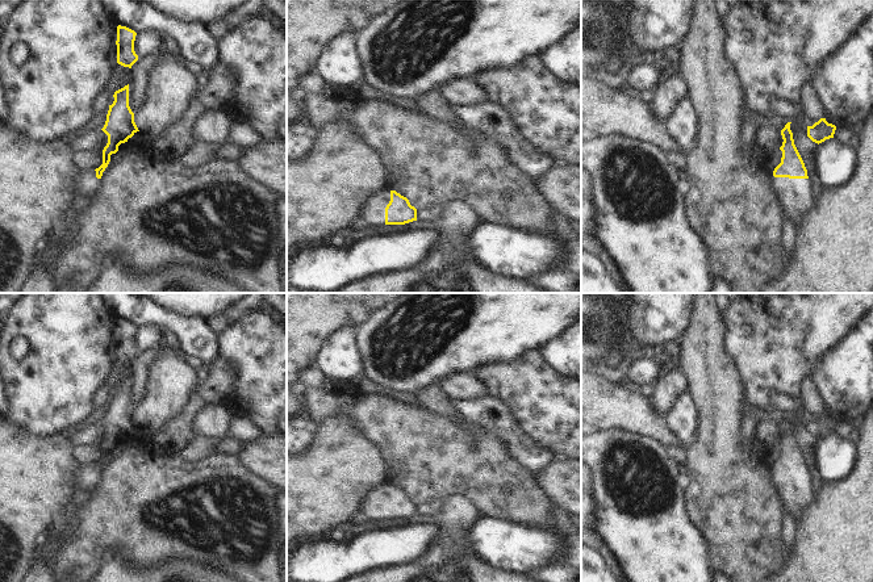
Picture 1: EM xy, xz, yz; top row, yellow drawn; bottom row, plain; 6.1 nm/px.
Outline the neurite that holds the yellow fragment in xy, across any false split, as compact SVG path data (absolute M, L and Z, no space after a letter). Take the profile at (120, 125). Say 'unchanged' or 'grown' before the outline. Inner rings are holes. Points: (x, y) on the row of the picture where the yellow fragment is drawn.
grown; M129 84L113 95L114 101L109 105L106 121L101 129L108 135L108 143L103 150L103 164L95 171L84 171L78 181L78 197L72 212L58 226L50 238L41 243L41 250L51 247L55 235L66 235L76 225L76 214L82 212L101 187L101 176L110 162L110 155L118 151L121 143L128 142L138 130L134 113L129 106Z

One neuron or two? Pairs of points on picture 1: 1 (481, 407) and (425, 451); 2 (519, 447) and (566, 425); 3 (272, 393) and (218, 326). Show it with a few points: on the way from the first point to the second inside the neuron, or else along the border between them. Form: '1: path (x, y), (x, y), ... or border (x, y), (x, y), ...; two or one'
1: border (473, 425), (500, 440); two
2: border (513, 417), (531, 440), (558, 457); two
3: border (229, 321), (216, 334); two

